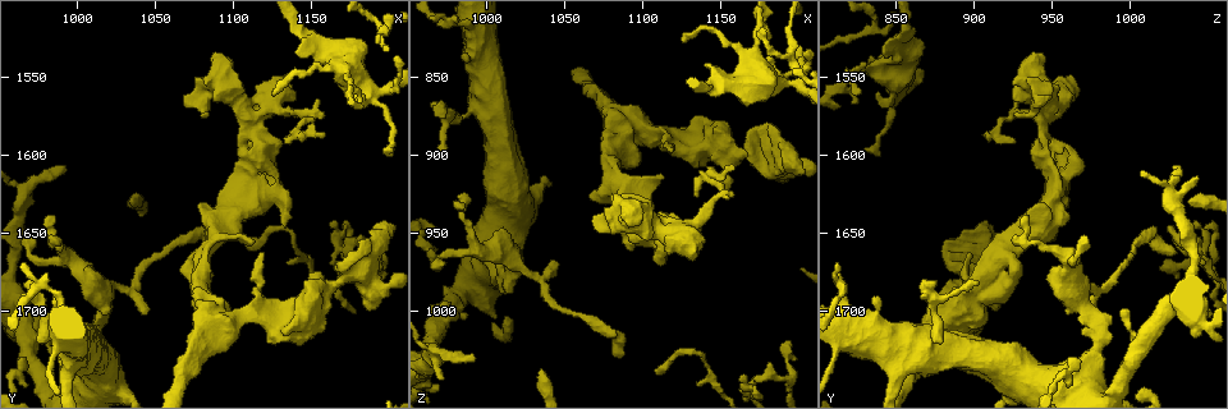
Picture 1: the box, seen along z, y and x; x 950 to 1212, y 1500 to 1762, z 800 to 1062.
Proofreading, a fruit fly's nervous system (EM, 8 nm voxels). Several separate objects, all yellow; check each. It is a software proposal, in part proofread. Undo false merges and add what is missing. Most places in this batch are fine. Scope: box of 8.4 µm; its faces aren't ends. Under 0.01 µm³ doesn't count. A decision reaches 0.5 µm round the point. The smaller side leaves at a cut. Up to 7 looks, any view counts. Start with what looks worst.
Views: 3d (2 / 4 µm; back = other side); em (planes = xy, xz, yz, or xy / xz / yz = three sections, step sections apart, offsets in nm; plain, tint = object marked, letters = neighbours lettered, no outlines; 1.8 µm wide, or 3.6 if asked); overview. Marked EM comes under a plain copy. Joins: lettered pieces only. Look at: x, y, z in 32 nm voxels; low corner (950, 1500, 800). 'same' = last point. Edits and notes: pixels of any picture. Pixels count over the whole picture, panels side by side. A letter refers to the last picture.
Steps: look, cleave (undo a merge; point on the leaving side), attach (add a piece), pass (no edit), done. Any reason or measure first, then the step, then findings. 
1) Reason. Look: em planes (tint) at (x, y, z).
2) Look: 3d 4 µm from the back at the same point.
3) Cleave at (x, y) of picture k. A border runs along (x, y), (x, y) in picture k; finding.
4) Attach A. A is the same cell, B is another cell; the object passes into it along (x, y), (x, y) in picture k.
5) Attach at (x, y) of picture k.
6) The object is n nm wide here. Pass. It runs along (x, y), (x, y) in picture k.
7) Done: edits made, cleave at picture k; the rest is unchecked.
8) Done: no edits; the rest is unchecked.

A fork. Look: em xy step 16 (tint) at (1174, 1656, 1042).

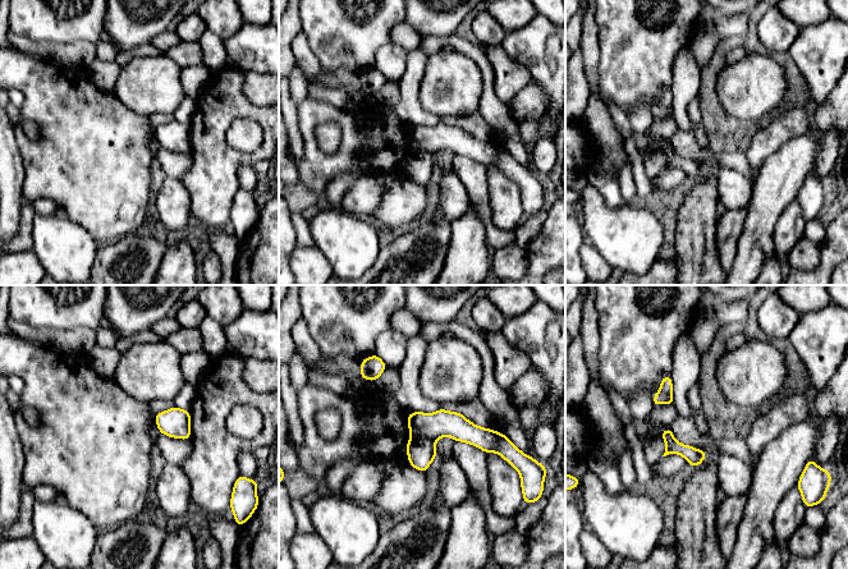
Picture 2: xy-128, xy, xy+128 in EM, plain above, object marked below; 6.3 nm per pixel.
Look: em planes (letters) at the same point.

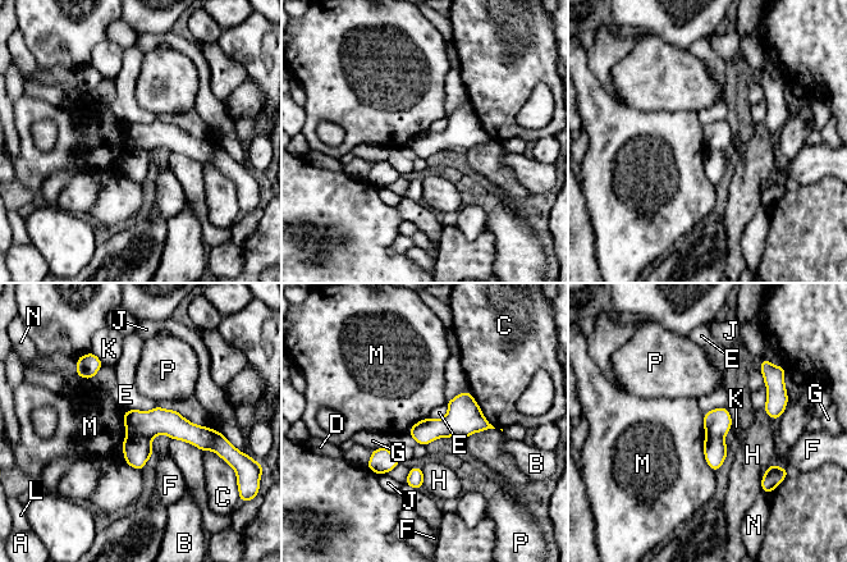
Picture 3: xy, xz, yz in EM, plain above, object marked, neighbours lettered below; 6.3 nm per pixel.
Cleave at (137, 451) of picture 3. A, B, C, D, E, F, G, H, J, K, L, M, N and P are other cells; a border runs along (127, 434), (145, 435), (151, 439) in picture 3; a second cell is stuck on.

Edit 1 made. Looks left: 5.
Branch stops here. Look: 3d 2 µm at (1140, 1532, 844).

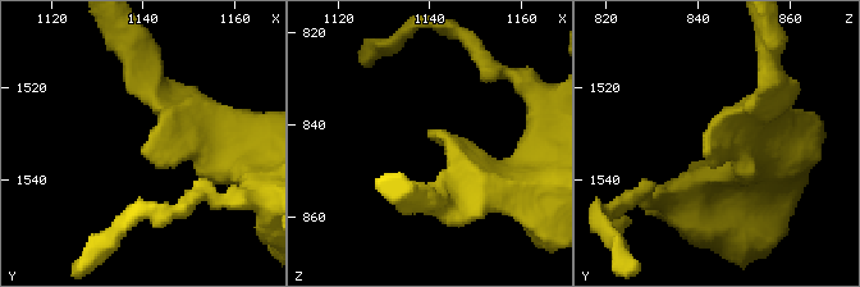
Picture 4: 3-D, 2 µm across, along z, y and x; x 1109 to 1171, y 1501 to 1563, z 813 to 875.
Shape alone is not enough. Look: em planes (tint) at (1139, 1534, 843).

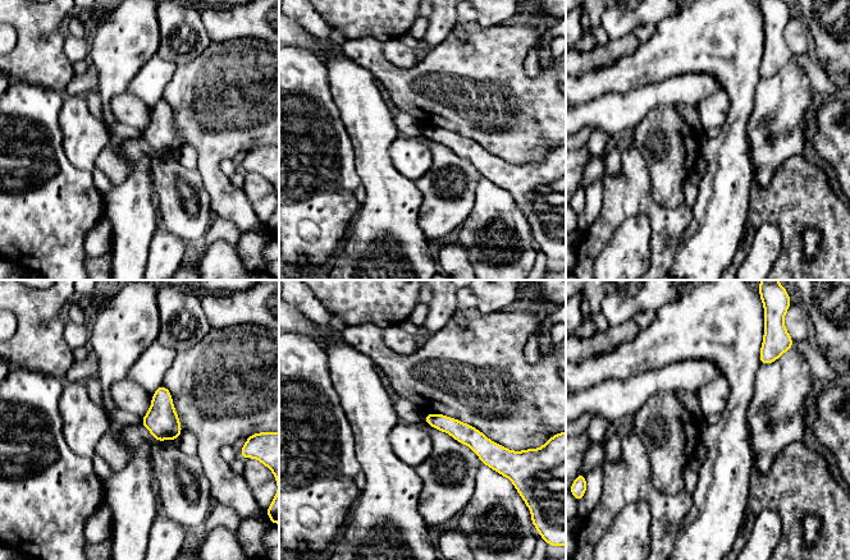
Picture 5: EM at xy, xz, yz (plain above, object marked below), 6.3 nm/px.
See the neighbours. Look: em planes (letters) at the same point.

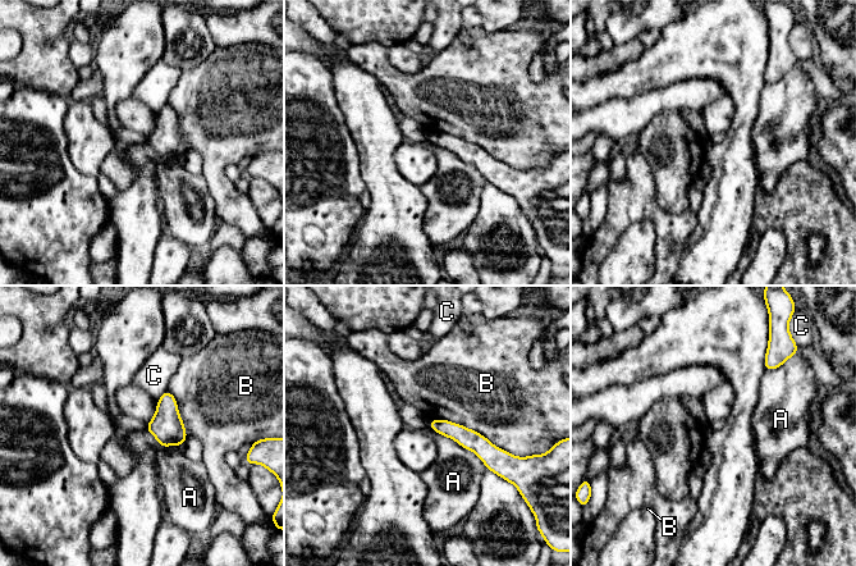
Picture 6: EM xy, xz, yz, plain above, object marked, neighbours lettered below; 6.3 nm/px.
Pass. A, B and C are other cells; it runs along (434, 423), (471, 439), (494, 466) in picture 6; no lettered piece goes on from it.

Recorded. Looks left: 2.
Calibre changes. Look: em planes (tint) at (1116, 1578, 946).

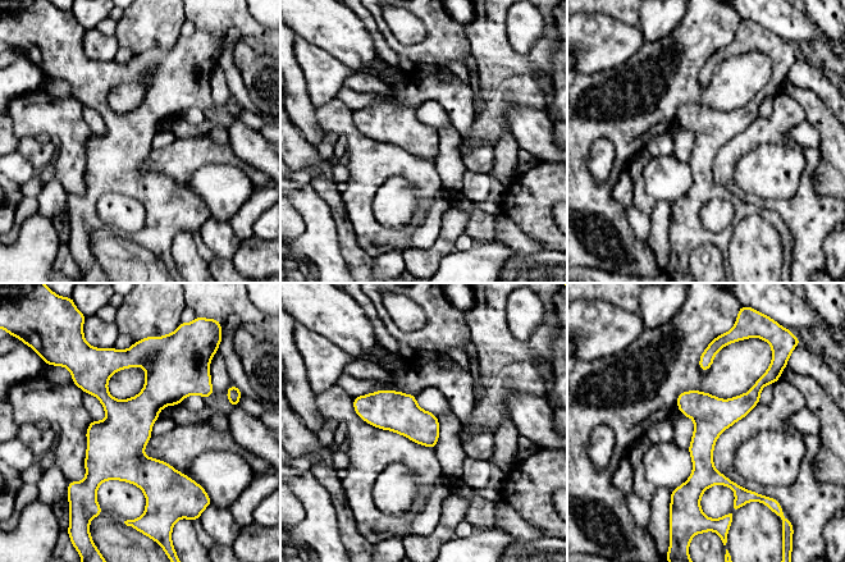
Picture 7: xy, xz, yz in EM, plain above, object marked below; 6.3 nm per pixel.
Look: em planes (letters) at the same point.

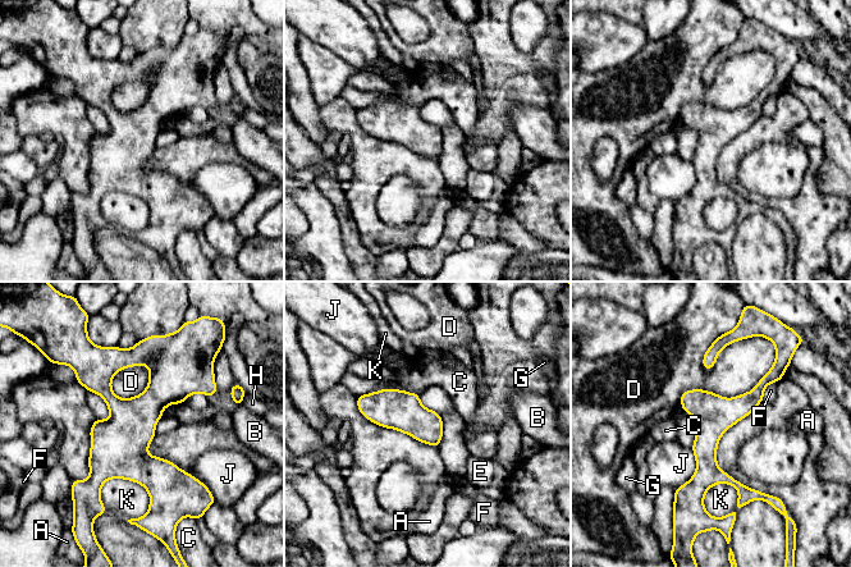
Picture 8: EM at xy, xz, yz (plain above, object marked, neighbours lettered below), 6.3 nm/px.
Pass. A, B, C, D, E, F, G, H, J and K are other cells; a border runs along (774, 360), (746, 392), (678, 402) in picture 8; all the same cell.

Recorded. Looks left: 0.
Done: edits made, cleave at picture 3; the rest is unchecked.

